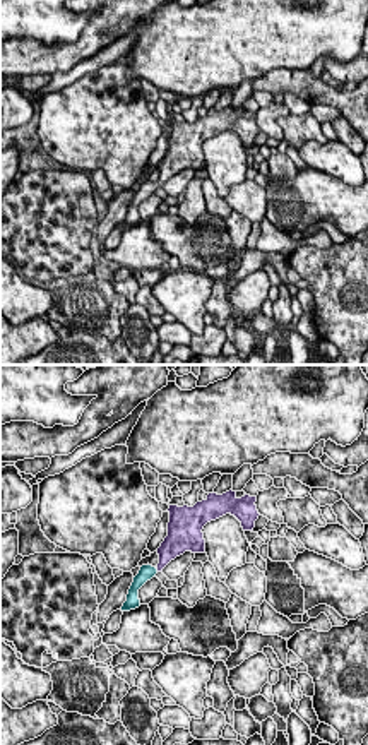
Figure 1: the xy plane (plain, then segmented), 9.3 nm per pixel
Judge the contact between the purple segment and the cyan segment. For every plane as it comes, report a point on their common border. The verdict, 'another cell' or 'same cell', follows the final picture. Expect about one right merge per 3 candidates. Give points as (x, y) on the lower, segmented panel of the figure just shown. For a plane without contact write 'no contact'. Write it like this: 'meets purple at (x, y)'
meets purple at (156, 567)

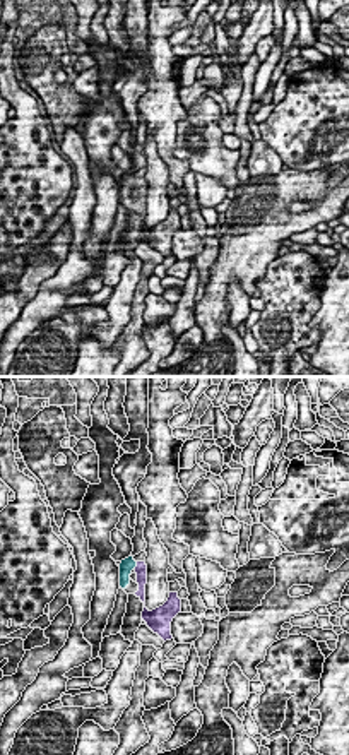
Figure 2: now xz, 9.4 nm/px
meets purple at (137, 565)

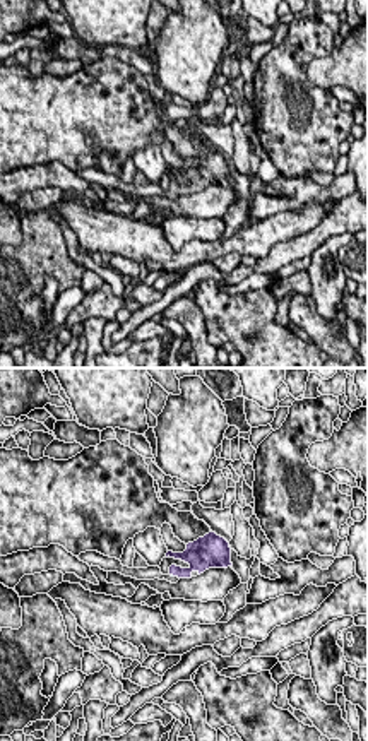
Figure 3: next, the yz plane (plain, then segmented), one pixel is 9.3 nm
no contact

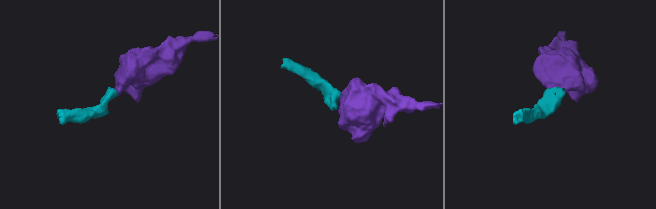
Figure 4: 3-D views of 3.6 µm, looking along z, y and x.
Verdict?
same cell

